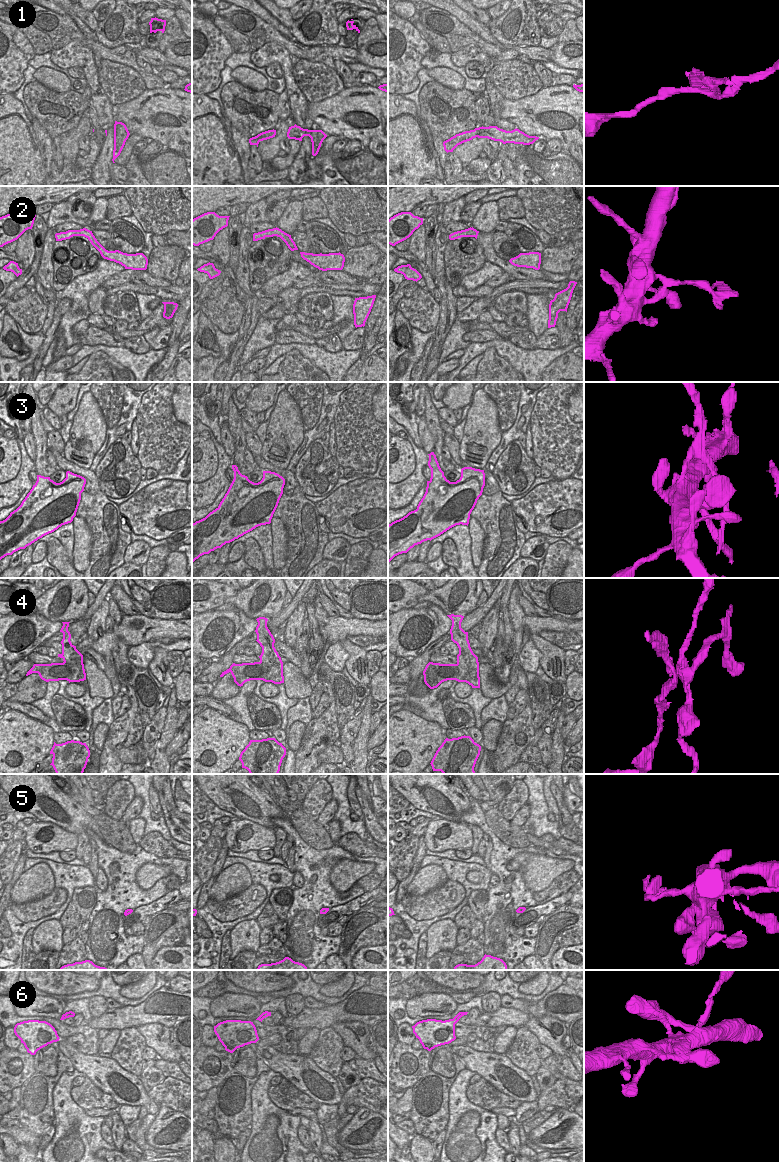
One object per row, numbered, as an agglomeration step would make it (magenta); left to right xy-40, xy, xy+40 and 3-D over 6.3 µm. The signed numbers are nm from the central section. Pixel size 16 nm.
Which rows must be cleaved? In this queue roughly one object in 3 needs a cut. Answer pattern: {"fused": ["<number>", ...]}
{"fused": ["1", "2", "3", "4"]}

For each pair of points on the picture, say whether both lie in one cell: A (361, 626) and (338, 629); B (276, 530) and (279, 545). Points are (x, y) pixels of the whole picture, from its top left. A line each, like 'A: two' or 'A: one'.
A: one
B: one

